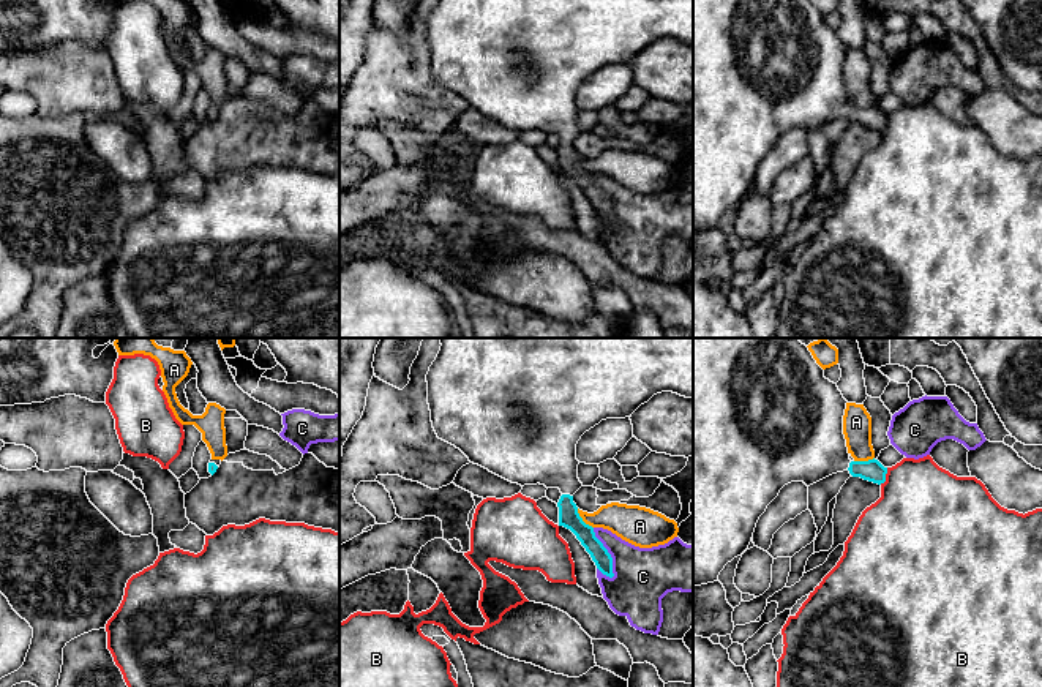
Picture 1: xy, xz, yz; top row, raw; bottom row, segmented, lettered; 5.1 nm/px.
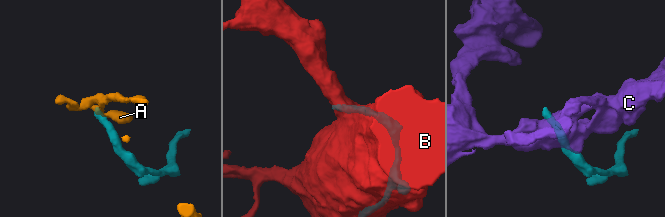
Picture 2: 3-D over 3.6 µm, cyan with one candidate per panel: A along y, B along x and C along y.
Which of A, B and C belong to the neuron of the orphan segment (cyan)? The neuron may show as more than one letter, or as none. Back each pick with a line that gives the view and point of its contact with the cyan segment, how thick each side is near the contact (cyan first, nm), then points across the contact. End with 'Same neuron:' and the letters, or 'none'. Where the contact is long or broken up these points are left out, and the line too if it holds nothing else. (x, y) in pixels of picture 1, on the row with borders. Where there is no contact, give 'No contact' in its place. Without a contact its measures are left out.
Same neuron: none

